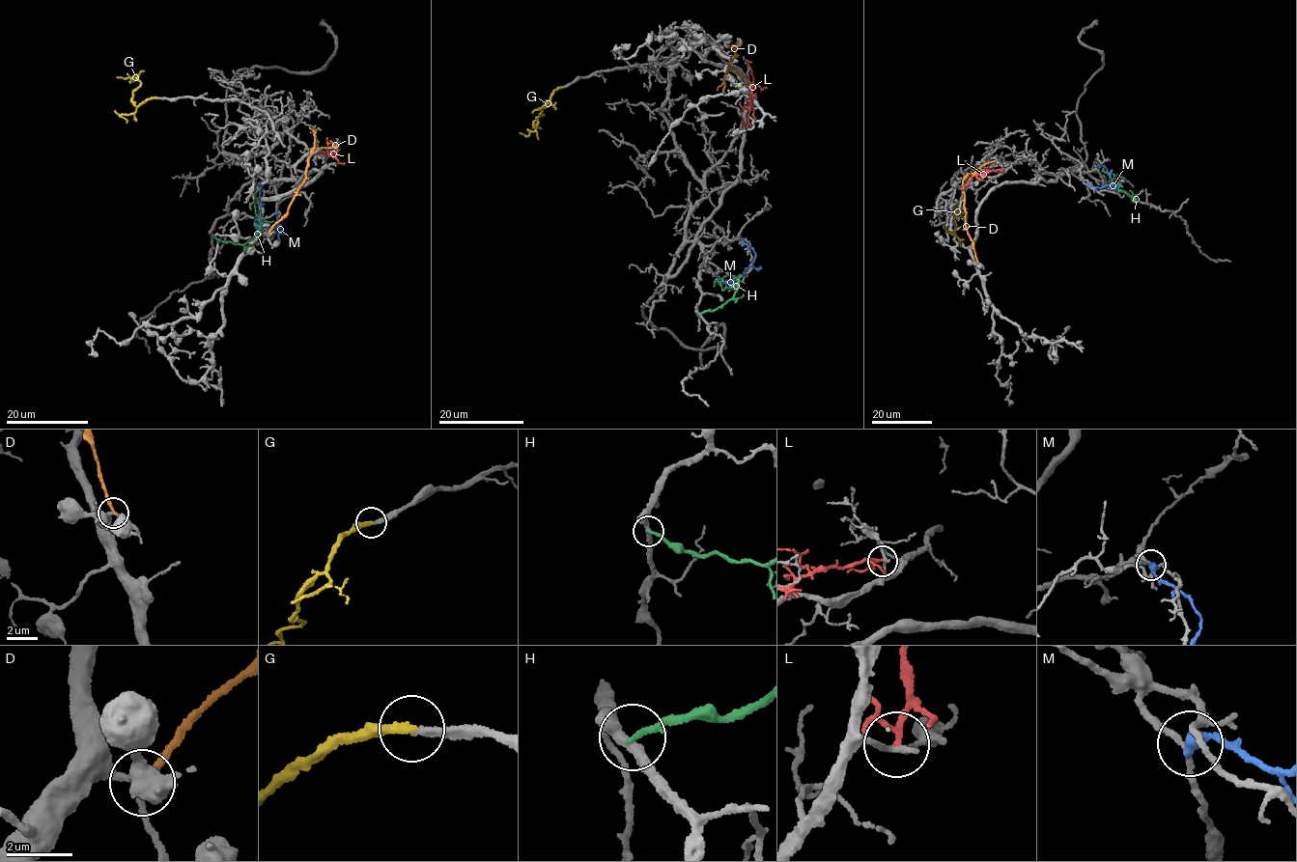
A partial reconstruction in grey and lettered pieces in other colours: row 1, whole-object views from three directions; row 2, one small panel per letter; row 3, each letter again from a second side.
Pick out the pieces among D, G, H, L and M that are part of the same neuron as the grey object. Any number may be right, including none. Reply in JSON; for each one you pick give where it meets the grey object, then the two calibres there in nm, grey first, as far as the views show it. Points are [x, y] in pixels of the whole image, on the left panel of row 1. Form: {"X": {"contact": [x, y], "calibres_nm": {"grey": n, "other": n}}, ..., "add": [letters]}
{"G": {"contact": [156, 97], "calibres_nm": {"grey": 200, "other": 320}}, "add": ["G"]}

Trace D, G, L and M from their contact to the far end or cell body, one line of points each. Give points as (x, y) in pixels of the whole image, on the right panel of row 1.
D: (978, 263), (967, 231), (963, 191), (973, 173), (995, 160)
G: (944, 225), (953, 234), (955, 211), (964, 213), (960, 217)
L: (1001, 170), (976, 174), (964, 188)
M: (1086, 185), (1115, 186), (1104, 166), (1097, 167)

